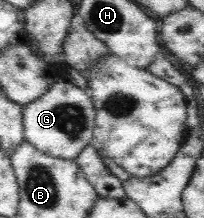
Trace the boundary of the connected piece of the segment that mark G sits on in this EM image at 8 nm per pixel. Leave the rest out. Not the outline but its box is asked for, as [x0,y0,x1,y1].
[23,78,95,160]

